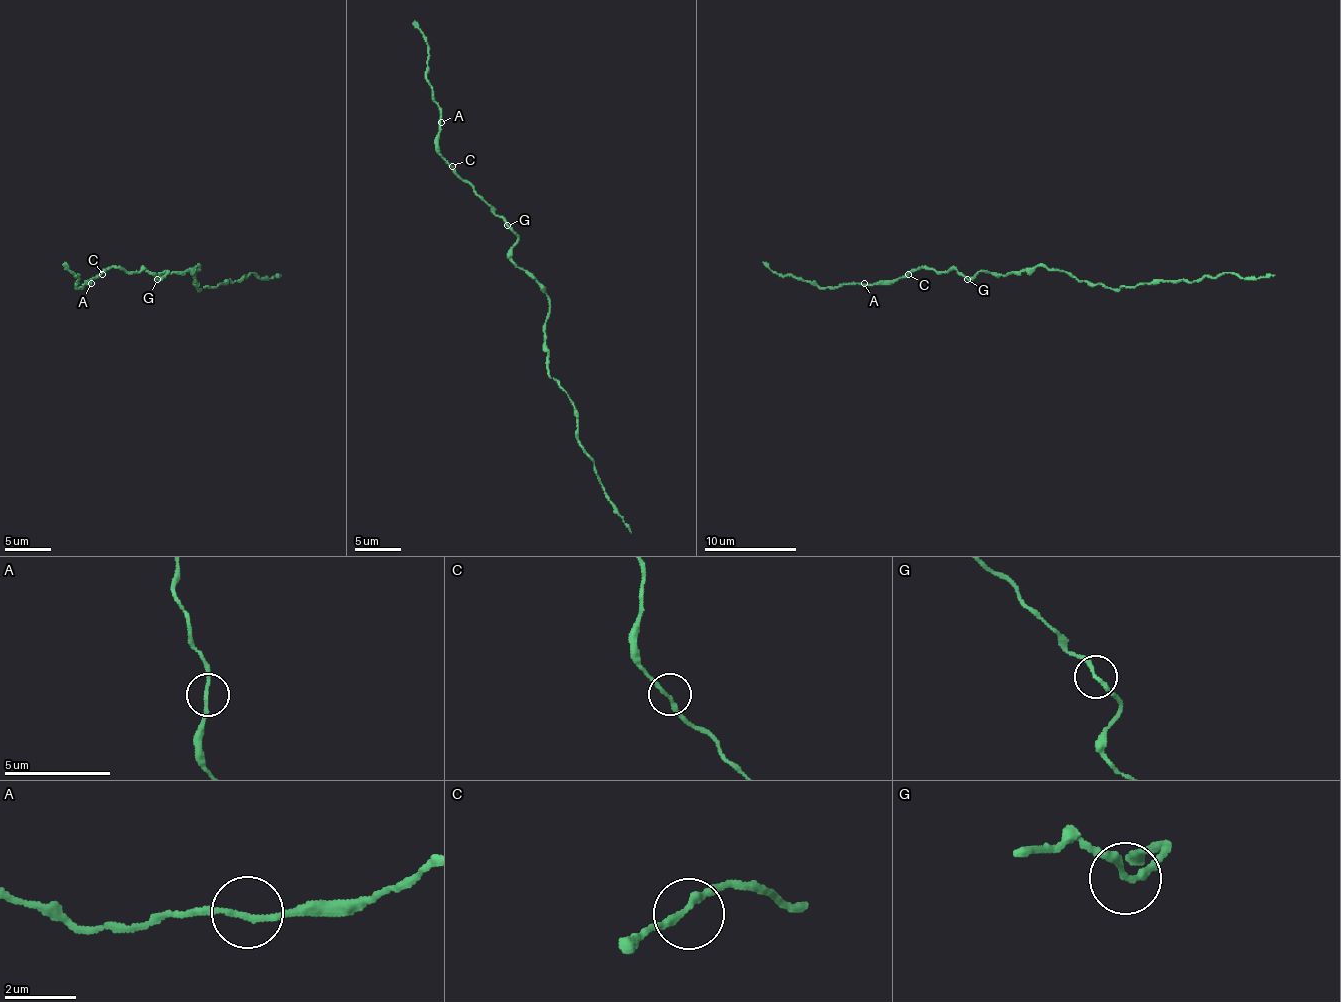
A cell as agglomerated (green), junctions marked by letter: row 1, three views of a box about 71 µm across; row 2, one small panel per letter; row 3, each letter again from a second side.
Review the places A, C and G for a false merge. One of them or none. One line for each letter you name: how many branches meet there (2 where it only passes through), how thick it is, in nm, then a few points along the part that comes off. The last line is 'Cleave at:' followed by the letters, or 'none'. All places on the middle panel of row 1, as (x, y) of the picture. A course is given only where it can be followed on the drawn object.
Cleave at: none

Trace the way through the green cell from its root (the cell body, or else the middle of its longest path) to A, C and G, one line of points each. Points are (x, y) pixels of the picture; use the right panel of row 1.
A: (1012, 272), (977, 272), (965, 279), (954, 270), (935, 272), (917, 267), (894, 283), (864, 283)
C: (1012, 272), (977, 272), (965, 279), (954, 270), (935, 272), (917, 267), (908, 274)
G: (1012, 272), (977, 272), (968, 279)

